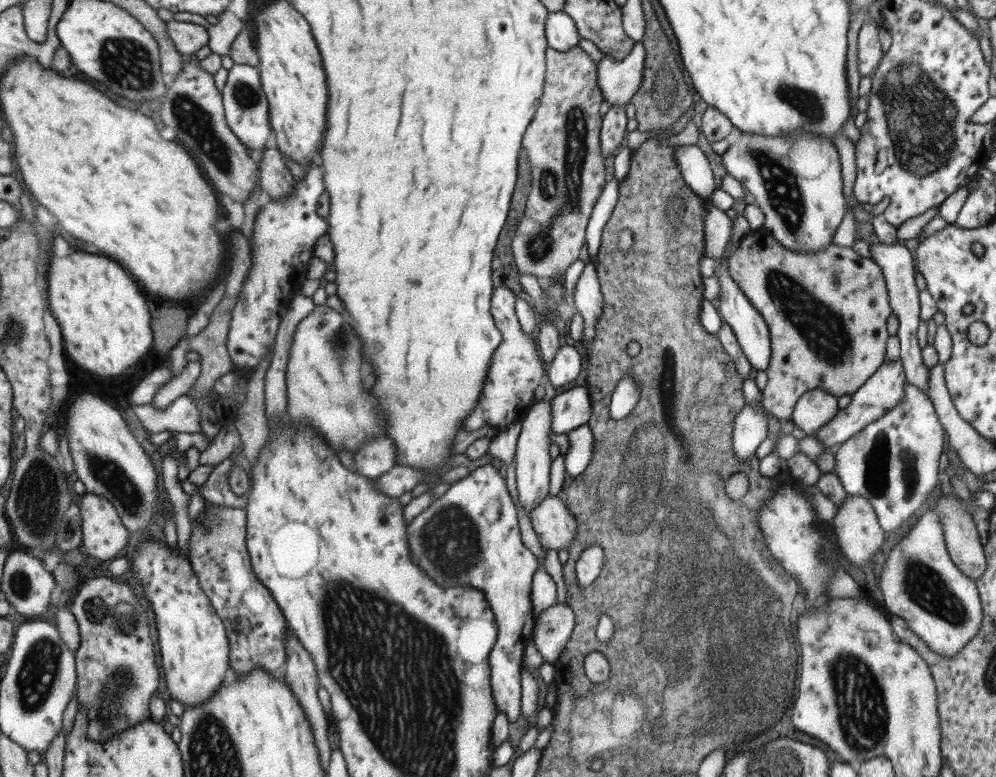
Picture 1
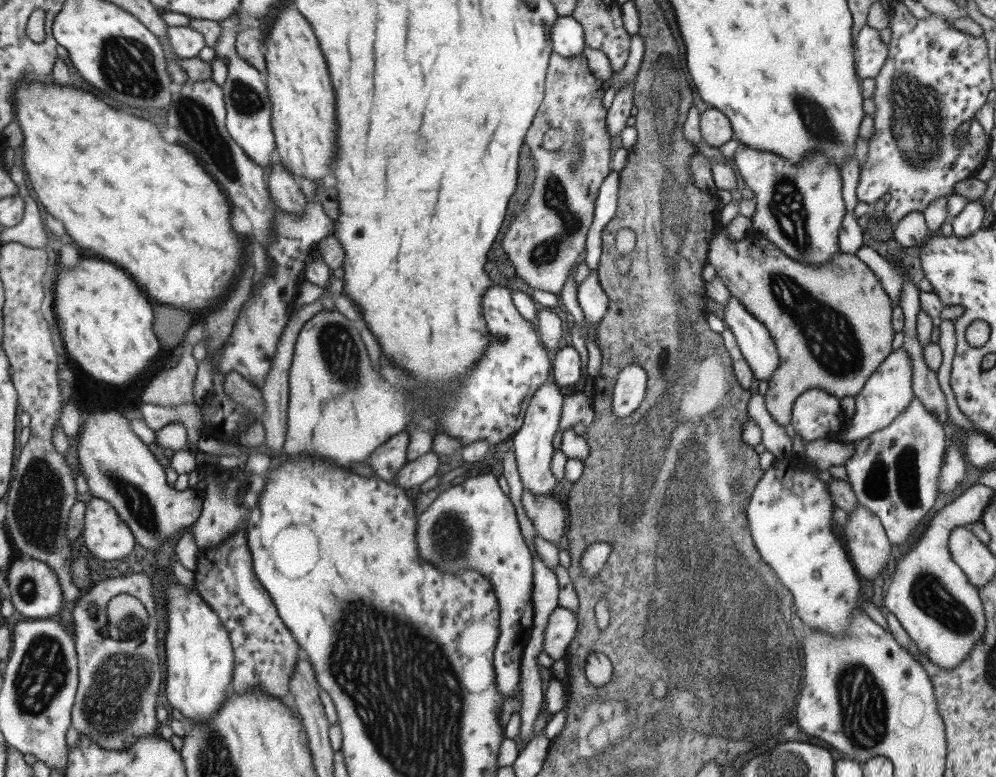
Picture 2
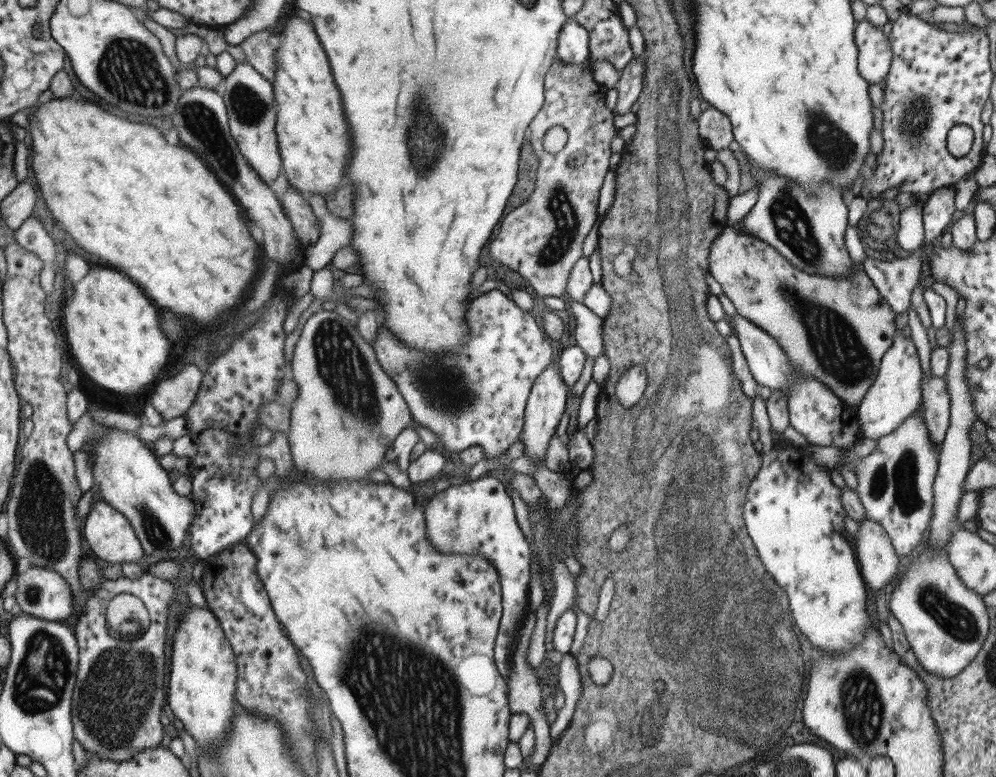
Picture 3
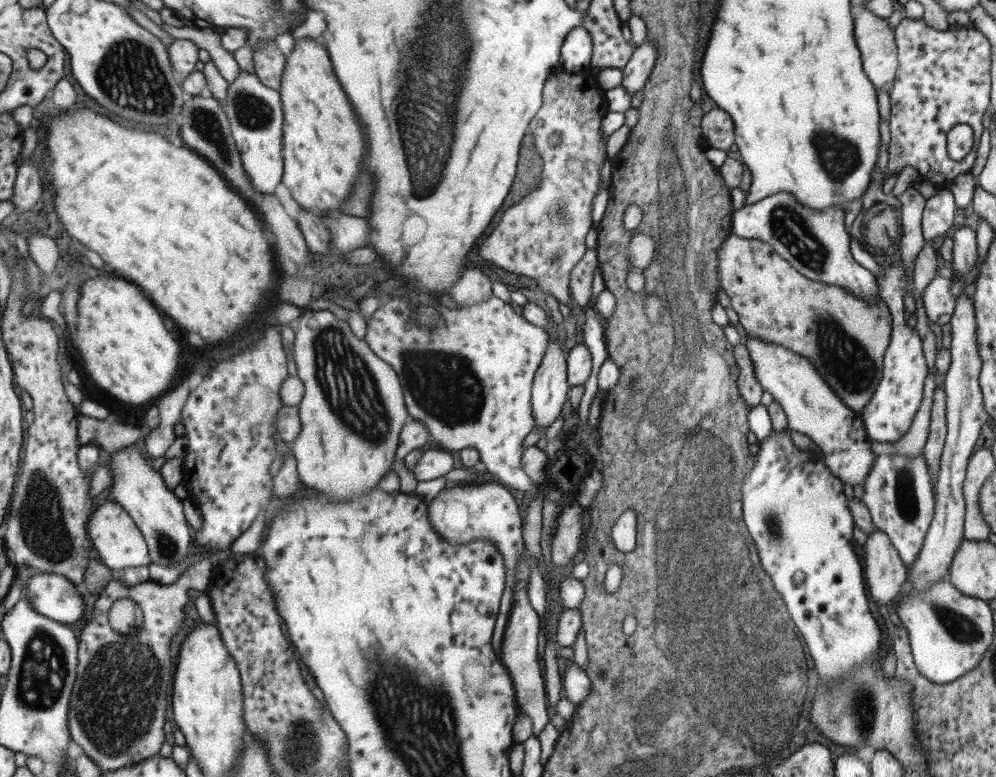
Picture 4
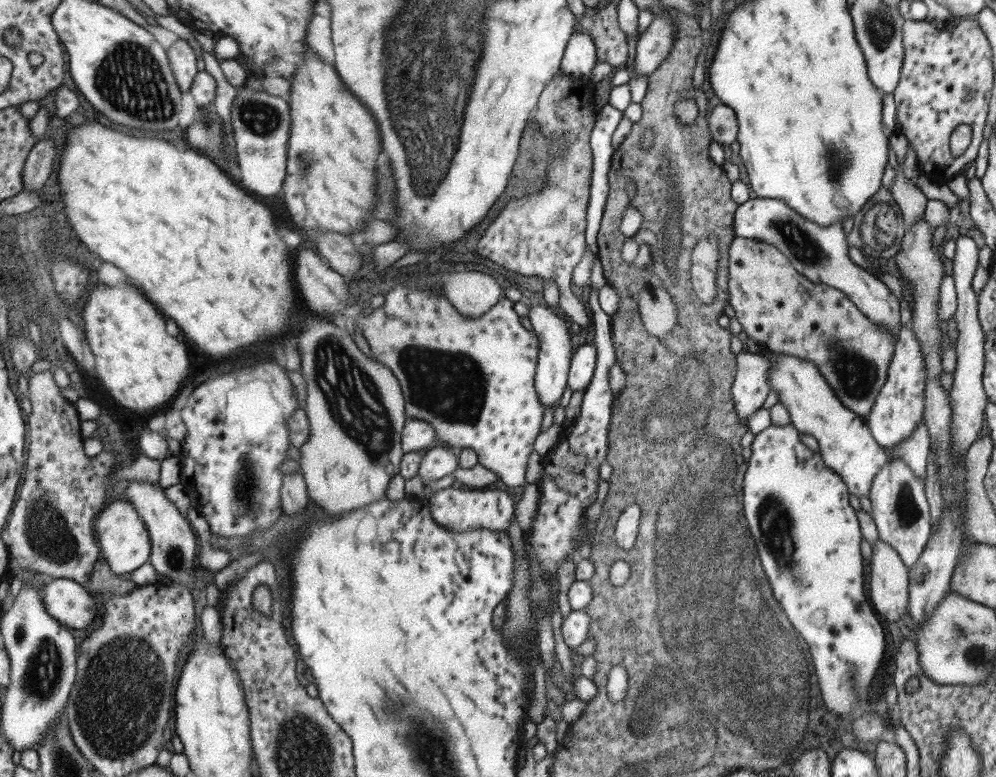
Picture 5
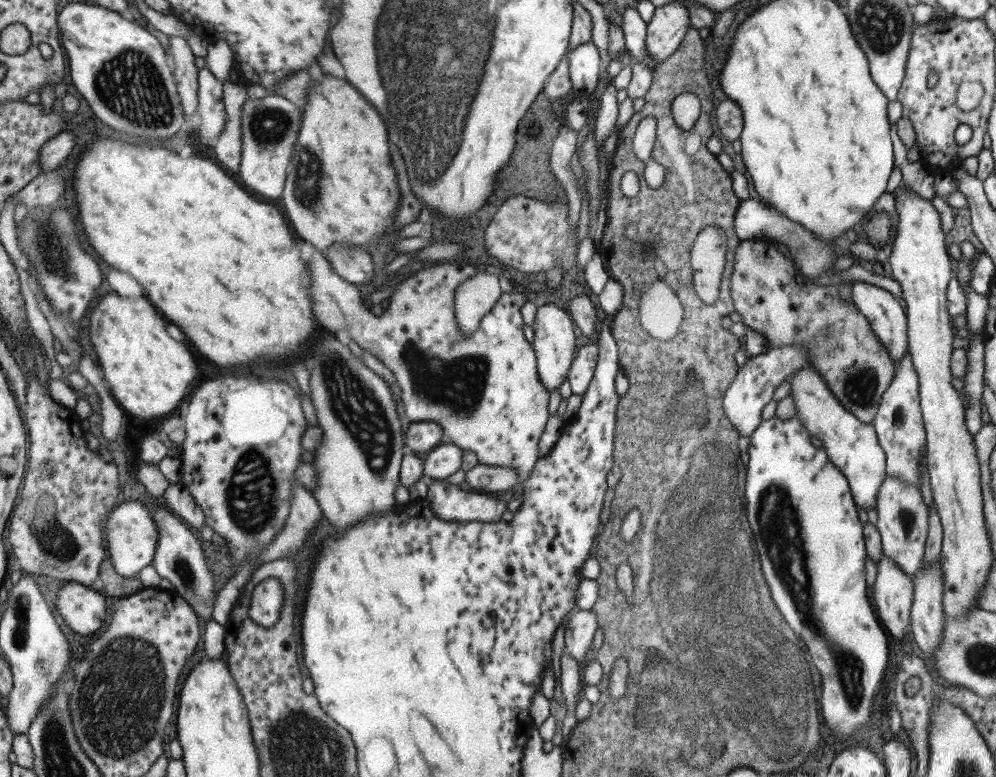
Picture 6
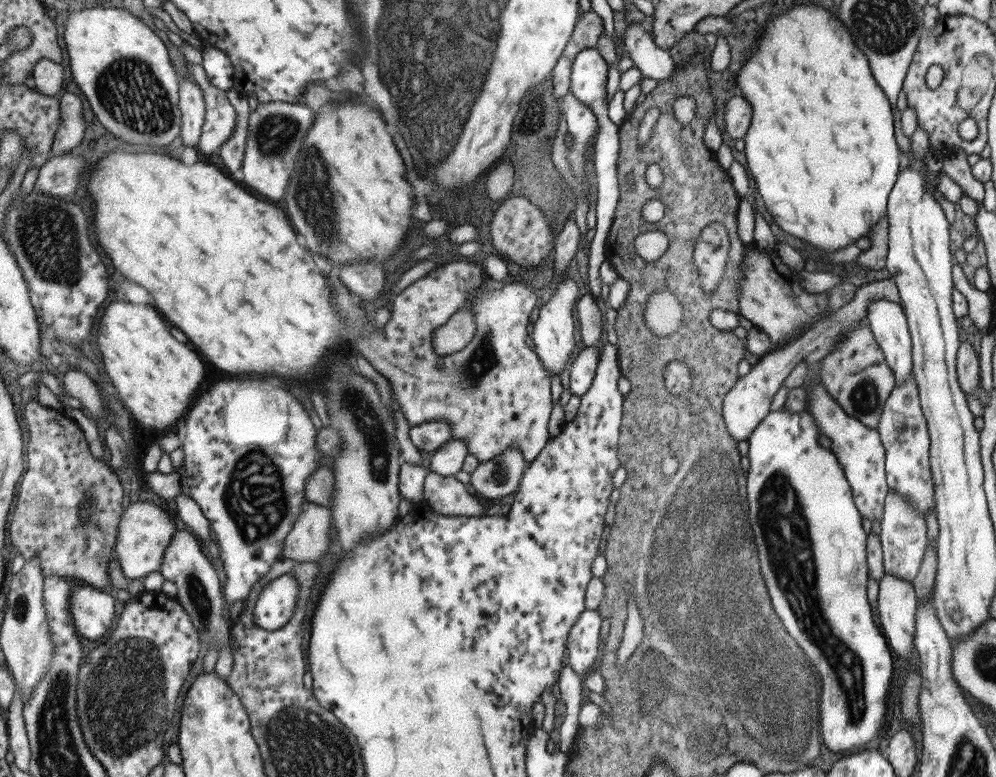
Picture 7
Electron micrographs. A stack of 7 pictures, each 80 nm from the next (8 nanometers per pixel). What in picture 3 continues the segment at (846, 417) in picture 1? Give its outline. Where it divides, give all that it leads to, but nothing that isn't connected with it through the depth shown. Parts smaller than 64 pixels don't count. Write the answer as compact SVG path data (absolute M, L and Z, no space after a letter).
M895 328L892 343L881 357L875 382L867 388L864 397L857 404L854 424L857 425L861 438L876 440L889 434L920 406L919 385L923 374L916 352L907 329Z

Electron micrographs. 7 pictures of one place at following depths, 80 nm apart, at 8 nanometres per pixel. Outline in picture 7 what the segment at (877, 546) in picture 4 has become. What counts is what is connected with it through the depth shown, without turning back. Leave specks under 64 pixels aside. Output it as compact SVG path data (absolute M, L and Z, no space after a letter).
M883 573L878 580L877 616L887 644L903 660L909 660L914 639L917 598L913 585Z

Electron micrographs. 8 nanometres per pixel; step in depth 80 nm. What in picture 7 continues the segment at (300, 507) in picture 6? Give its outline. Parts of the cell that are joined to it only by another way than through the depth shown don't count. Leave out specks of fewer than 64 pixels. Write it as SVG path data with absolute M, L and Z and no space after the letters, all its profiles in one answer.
M310 501L301 504L301 512L293 521L281 543L283 559L297 562L316 562L329 552L327 535L332 520L329 510Z

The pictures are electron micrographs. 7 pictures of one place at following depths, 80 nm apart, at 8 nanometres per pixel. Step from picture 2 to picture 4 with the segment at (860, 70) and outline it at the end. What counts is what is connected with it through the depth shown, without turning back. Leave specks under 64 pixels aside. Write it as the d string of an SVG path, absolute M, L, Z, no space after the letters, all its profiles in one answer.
M853 6L853 35L860 52L862 72L875 89L891 86L897 68L897 47L887 19Z

